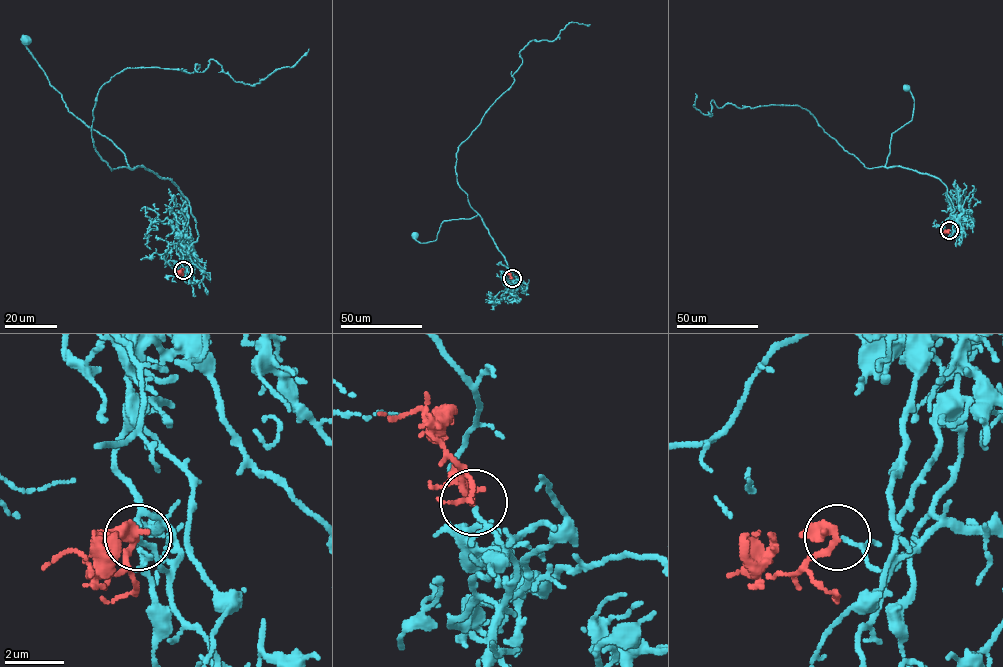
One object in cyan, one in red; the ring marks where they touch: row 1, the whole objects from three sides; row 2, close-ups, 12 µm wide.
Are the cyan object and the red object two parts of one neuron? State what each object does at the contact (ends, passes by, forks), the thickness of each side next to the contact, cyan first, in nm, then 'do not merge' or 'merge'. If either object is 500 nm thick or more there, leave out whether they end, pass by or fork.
cyan passes by; red forks there; 110 nm thick on the cyan side, 240 nm on the other; merge

